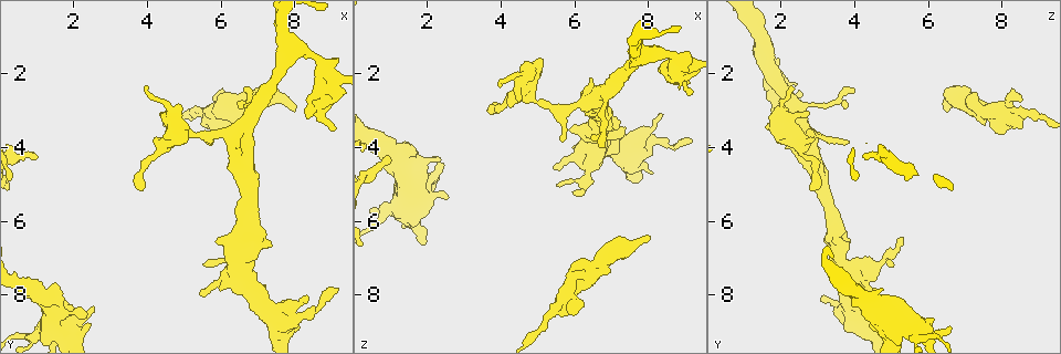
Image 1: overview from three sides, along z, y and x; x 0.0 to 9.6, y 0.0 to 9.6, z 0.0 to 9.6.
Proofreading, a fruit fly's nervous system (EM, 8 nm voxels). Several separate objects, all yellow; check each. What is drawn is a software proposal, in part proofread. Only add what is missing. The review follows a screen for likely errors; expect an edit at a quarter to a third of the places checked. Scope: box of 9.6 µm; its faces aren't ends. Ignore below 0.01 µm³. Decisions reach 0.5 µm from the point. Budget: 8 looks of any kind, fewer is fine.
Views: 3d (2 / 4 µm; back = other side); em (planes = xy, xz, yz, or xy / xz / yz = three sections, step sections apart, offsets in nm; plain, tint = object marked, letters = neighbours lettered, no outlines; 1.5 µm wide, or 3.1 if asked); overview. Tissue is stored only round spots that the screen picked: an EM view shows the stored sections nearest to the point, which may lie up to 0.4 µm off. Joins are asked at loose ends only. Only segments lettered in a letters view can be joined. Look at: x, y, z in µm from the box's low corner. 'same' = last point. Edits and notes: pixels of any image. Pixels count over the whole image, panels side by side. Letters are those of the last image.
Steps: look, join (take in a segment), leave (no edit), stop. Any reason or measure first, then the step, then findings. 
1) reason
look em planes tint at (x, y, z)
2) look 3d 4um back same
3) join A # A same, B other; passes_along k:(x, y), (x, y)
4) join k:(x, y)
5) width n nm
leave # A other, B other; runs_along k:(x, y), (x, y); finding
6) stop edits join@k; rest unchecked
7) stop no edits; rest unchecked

an open end
look 3d 2um at (5.15, 3.45, 1.60)

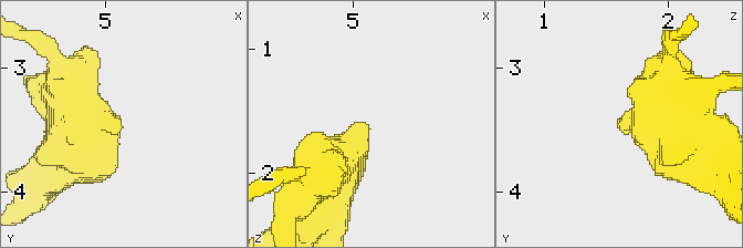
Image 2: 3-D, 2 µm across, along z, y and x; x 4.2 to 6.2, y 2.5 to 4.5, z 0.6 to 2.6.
look em planes letters at (5.12, 3.48, 1.60)

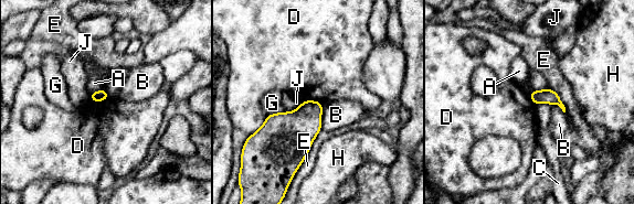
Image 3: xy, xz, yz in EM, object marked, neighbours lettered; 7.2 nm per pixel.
leave # A other, B other, C other, D other, E other, G other, H other, J other; border 3:(111, 96), (98, 103), (90, 100); none of them fits

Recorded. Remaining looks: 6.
branch stops here
look 3d 2um at (5.95, 6.45, 3.50)

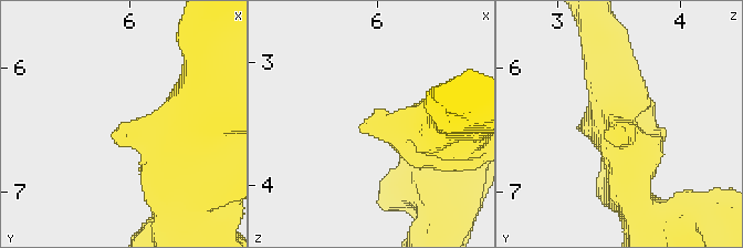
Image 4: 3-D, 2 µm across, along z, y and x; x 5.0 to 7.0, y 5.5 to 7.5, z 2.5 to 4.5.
look em planes letters at (5.92, 6.50, 3.44)

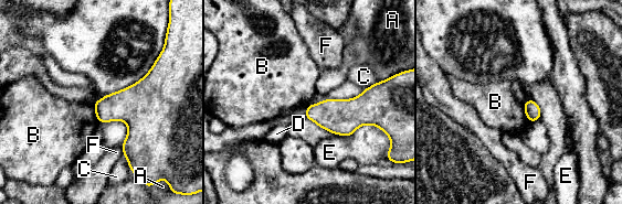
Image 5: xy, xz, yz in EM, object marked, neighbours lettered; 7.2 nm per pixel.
leave # A other, B other, C other, D other, E other, F other; border 5:(522, 103), (525, 117), (529, 121); none of them fits

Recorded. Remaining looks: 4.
branch stops here
look em planes tint at (7.95, 3.05, 6.55)

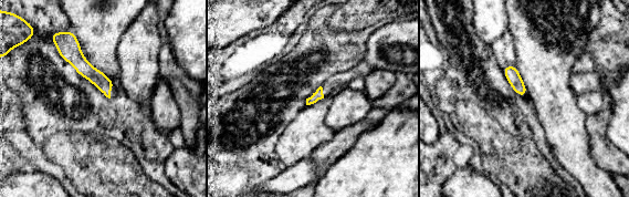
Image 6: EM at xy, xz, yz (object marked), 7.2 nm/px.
look em planes letters same

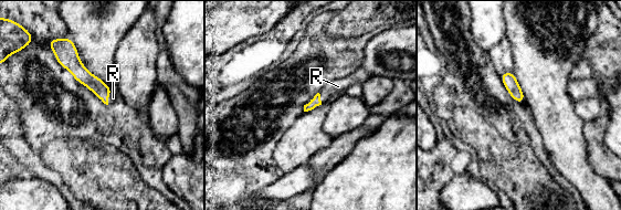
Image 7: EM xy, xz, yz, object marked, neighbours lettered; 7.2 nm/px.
longest_contact R 110 nm
join R # R same; passes_along 7:(82, 74), (107, 97), (113, 97); the neuron continues

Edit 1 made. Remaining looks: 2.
stop edits join@7; rest unchecked

